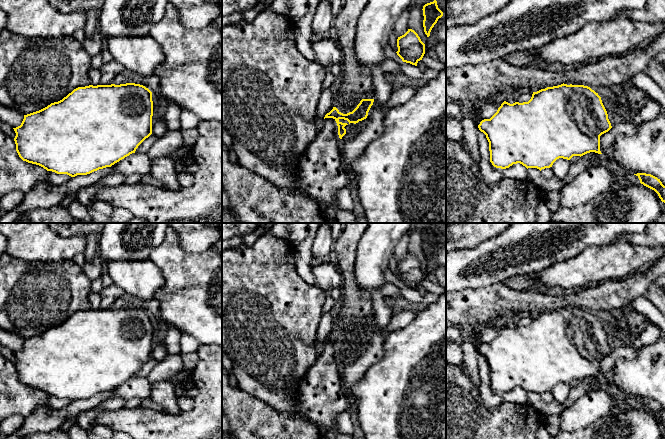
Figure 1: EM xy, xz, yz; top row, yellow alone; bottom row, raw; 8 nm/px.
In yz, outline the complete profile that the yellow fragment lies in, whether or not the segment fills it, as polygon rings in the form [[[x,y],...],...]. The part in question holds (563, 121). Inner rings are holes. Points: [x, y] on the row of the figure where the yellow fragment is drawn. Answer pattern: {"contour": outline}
{"contour": [[[563,83],[533,92],[528,102],[510,104],[504,101],[490,119],[480,122],[478,128],[489,142],[490,162],[494,167],[506,169],[520,163],[527,169],[537,168],[541,171],[552,167],[559,158],[570,160],[573,156],[581,157],[590,152],[602,154],[600,136],[608,132],[612,126],[598,93],[588,86]]]}

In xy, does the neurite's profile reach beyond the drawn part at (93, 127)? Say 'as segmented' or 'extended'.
as segmented

